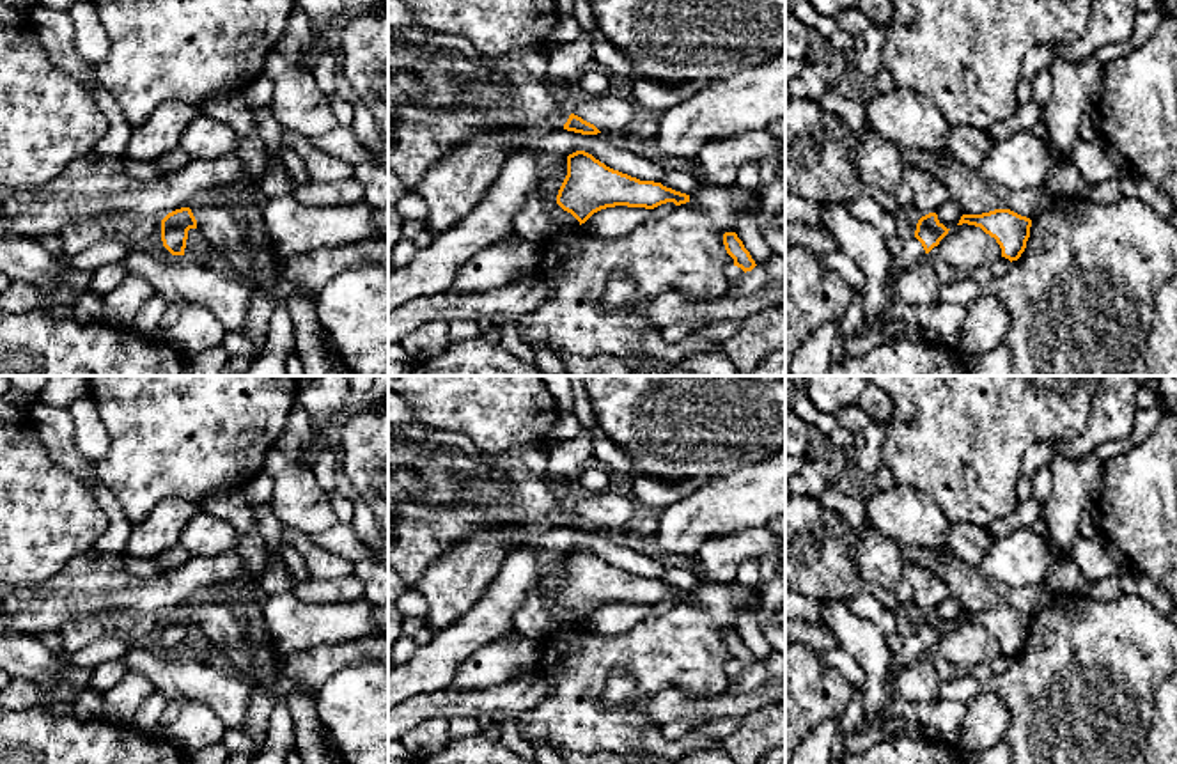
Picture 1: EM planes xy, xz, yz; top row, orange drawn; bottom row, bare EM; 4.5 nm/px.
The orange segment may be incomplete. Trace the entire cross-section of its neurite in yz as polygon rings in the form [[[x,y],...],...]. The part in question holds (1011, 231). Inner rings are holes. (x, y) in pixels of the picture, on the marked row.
[[[994,209],[982,214],[963,214],[957,225],[975,225],[996,239],[1002,257],[1017,261],[1026,248],[1032,220],[1010,209]]]

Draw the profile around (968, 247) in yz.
[[[957,225],[938,245],[938,257],[954,268],[968,271],[991,266],[1002,259],[1002,248],[994,238],[975,225]]]

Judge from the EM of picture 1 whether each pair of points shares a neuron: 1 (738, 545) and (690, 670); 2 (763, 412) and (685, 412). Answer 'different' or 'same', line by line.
1: different
2: same

